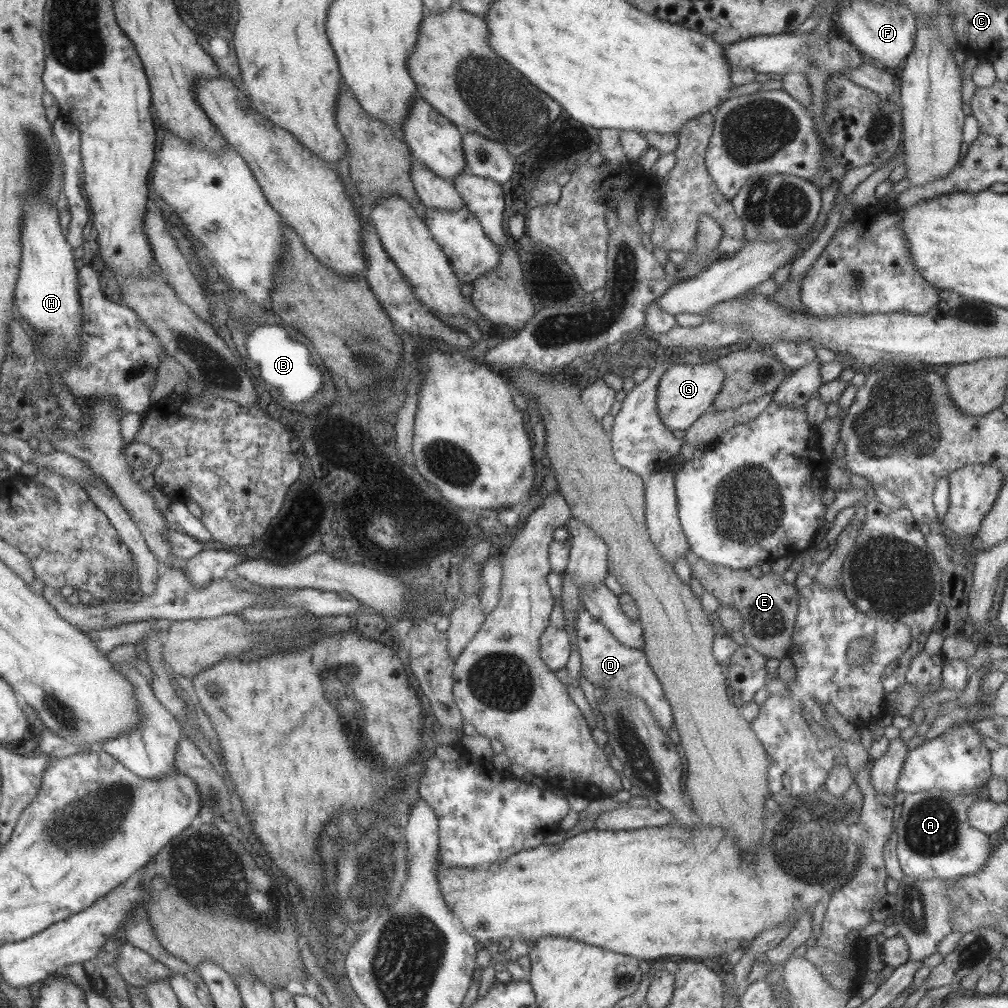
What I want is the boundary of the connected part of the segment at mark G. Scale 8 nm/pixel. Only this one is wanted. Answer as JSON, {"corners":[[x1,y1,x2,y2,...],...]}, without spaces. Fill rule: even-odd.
{"corners":[[712,355,695,365,688,365,685,362,670,364,657,381,659,384,657,384,655,403,657,403,657,414,661,423,671,431,687,431,704,410,710,409,713,398,717,396,723,384,723,372,714,362,714,355]]}

